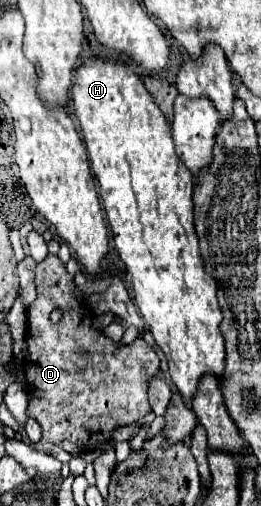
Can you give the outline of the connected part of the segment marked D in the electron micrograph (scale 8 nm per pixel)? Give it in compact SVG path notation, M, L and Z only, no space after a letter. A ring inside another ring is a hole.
M48 255L42 263L36 265L38 297L26 309L28 353L24 359L24 369L26 369L26 383L32 387L28 415L32 415L42 427L40 443L30 445L32 449L38 449L38 451L46 451L54 445L60 445L62 441L72 441L82 447L102 445L104 441L110 441L112 431L116 427L130 425L150 413L146 389L148 389L148 379L152 379L158 373L158 363L160 363L158 355L140 337L134 339L130 345L120 347L118 343L102 335L102 331L94 329L88 307L74 297L74 287L76 287L74 279L68 275L66 267L56 255ZM54 309L62 309L64 319L60 323L50 321L50 313Z

